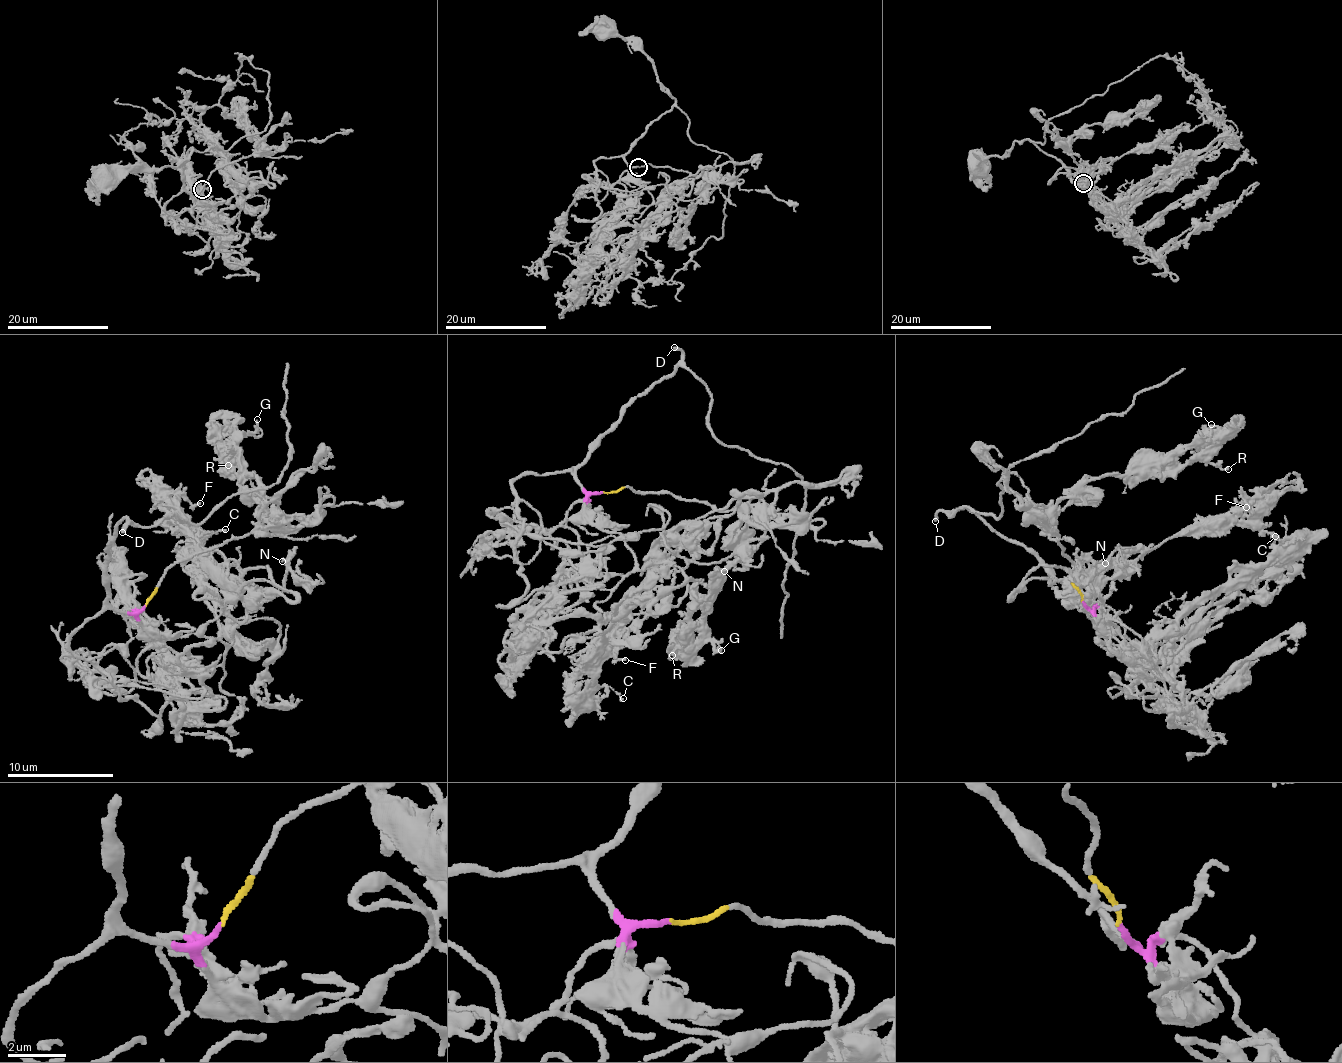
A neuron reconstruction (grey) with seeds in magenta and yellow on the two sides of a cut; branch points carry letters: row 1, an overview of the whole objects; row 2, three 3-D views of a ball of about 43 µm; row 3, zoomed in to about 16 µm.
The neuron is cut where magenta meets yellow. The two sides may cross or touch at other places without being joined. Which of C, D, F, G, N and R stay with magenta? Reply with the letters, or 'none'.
C, D, F, N

